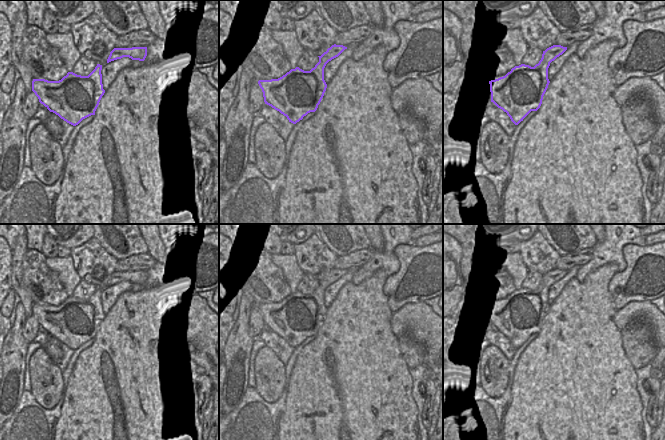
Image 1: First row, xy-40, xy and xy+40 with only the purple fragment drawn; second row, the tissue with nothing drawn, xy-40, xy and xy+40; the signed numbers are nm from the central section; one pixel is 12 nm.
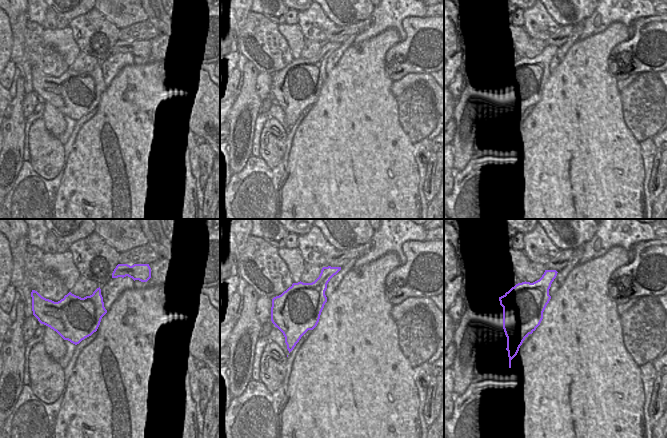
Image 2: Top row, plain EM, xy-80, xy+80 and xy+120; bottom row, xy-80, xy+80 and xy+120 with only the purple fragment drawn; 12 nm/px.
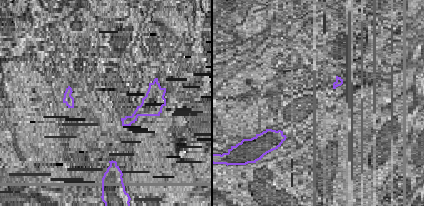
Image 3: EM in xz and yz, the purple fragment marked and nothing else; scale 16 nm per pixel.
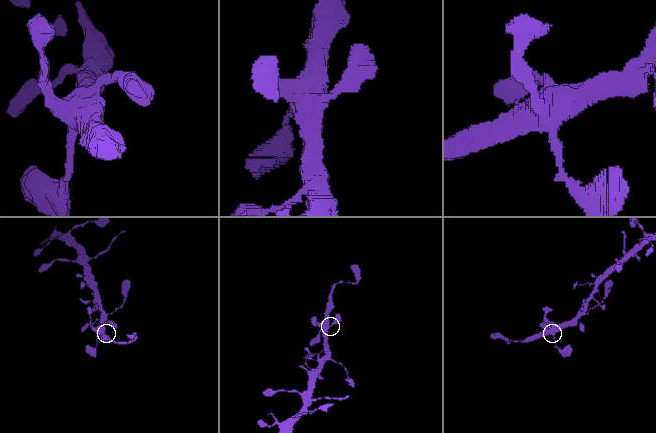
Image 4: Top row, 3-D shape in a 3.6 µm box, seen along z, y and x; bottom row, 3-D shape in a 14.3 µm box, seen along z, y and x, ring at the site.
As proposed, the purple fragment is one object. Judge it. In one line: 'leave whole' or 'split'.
leave whole

